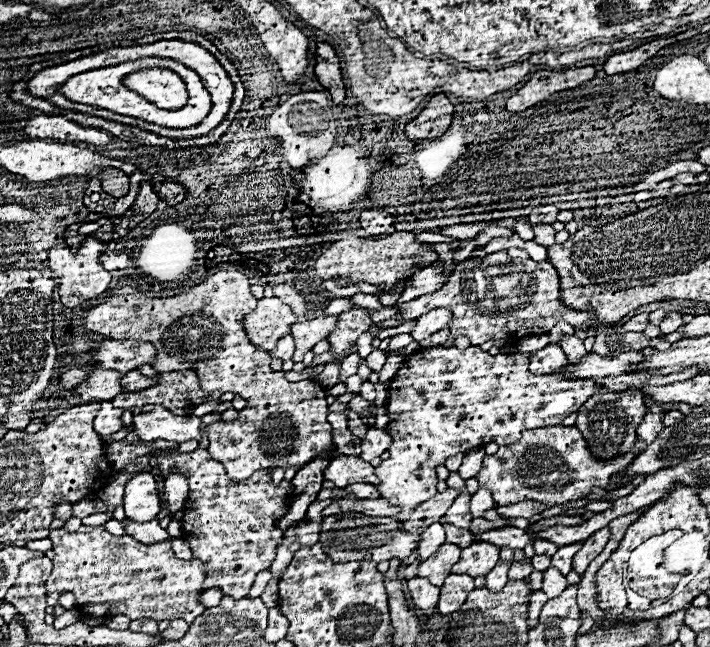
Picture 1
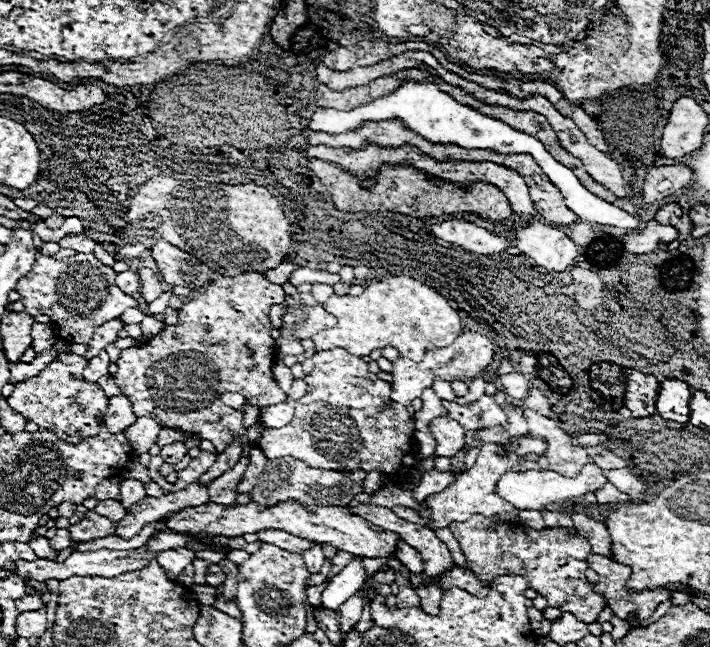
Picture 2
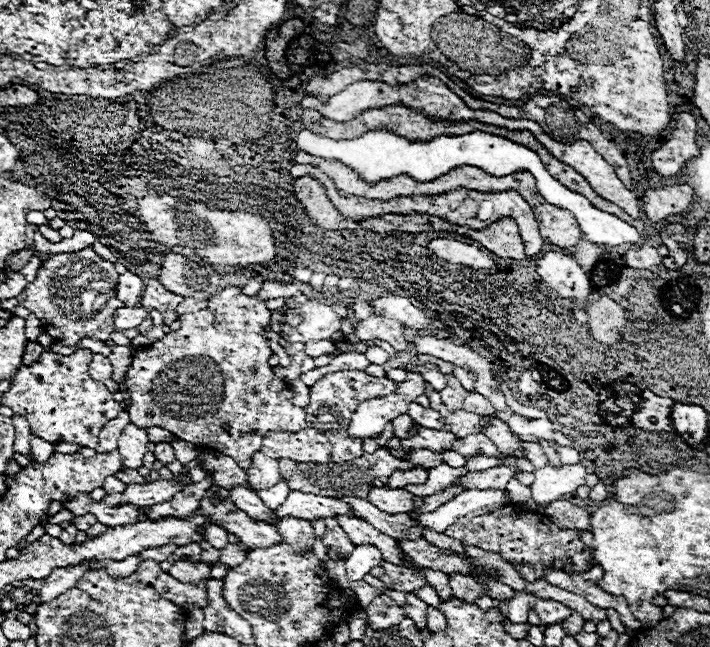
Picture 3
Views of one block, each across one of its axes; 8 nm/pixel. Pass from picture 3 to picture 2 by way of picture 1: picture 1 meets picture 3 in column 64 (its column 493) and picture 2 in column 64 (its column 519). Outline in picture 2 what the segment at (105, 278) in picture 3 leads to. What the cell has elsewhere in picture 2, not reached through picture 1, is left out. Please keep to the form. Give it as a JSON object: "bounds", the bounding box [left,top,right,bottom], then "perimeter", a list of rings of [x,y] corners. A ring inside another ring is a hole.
{"bounds":[16,252,138,344],"perimeter":[[[78,252],[64,260],[52,260],[50,256],[38,254],[32,270],[18,280],[16,292],[20,294],[20,302],[28,308],[26,312],[32,314],[36,322],[48,324],[58,340],[88,344],[100,324],[138,306],[134,298],[114,284],[114,278],[116,272],[110,266],[104,266],[94,254]]]}

